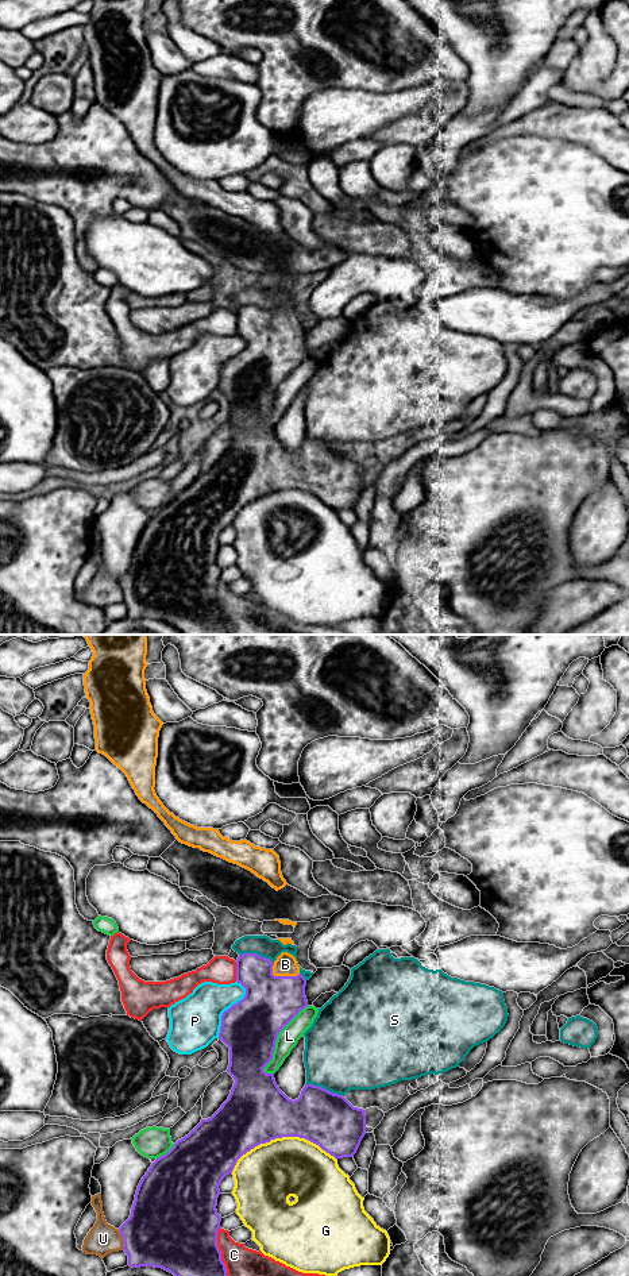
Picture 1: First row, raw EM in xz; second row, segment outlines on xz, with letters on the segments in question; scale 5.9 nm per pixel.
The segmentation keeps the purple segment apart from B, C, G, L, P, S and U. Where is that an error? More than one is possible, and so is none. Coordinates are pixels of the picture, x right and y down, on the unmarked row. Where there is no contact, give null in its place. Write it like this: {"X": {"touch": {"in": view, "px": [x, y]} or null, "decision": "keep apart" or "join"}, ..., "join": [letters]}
{"B": {"touch": {"in": "xz", "px": [282, 328]}, "decision": "join"}, "C": {"touch": {"in": "xz", "px": [220, 606]}, "decision": "keep apart"}, "G": {"touch": {"in": "xz", "px": [280, 489]}, "decision": "keep apart"}, "L": {"touch": {"in": "xz", "px": [276, 392]}, "decision": "keep apart"}, "P": {"touch": {"in": "xz", "px": [231, 358]}, "decision": "keep apart"}, "S": {"touch": {"in": "xz", "px": [324, 440]}, "decision": "keep apart"}, "U": {"touch": {"in": "xz", "px": [123, 592]}, "decision": "keep apart"}, "join": ["B"]}

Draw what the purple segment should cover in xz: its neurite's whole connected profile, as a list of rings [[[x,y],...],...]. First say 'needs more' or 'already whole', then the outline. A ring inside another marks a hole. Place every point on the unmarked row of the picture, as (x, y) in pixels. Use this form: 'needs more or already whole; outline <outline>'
needs more; outline [[[282,304],[273,315],[256,305],[239,307],[236,334],[246,340],[246,347],[223,365],[219,385],[219,392],[229,400],[227,424],[235,432],[231,446],[211,470],[201,471],[188,487],[178,491],[166,506],[151,516],[138,537],[130,570],[119,579],[130,618],[162,620],[182,635],[227,635],[225,616],[217,598],[221,568],[216,558],[221,532],[232,525],[243,506],[275,490],[300,489],[319,497],[335,510],[352,509],[366,486],[366,462],[354,459],[343,447],[305,436],[300,450],[292,452],[277,437],[274,425],[263,423],[273,410],[279,383],[308,358],[306,331],[300,325],[296,309]]]

